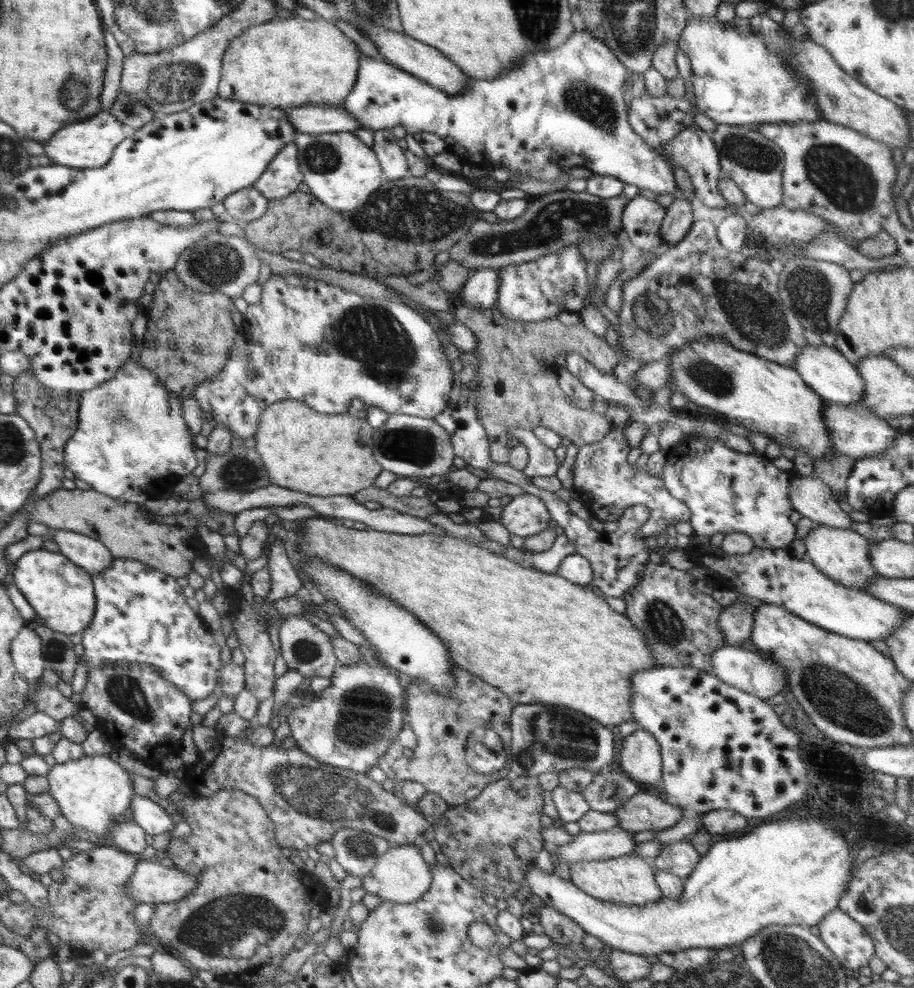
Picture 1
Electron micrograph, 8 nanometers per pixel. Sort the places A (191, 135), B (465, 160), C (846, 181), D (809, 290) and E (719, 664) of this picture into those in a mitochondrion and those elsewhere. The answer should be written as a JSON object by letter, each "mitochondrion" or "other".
{"A":"other","B":"other","C":"mitochondrion","D":"mitochondrion","E":"other"}

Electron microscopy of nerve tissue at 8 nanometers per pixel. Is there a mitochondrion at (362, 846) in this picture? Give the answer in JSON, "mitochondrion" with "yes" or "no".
{"mitochondrion":"yes"}

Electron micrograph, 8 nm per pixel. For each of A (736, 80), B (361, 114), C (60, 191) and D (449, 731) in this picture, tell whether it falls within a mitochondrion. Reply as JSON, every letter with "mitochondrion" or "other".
{"A":"other","B":"other","C":"other","D":"other"}

